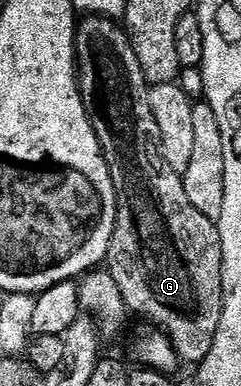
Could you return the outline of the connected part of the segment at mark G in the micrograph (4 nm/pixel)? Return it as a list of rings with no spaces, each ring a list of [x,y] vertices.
[[[85,16],[77,23],[77,73],[79,75],[79,93],[85,102],[87,116],[93,121],[93,132],[96,134],[101,152],[106,164],[109,165],[109,181],[112,182],[117,193],[117,219],[115,220],[115,232],[109,237],[109,253],[107,255],[107,271],[117,283],[122,300],[130,311],[133,310],[141,318],[146,318],[150,322],[150,327],[156,328],[165,337],[171,340],[175,348],[178,359],[182,363],[193,362],[200,364],[211,348],[215,344],[215,332],[219,332],[219,320],[223,316],[223,304],[225,303],[225,293],[223,292],[223,244],[217,231],[217,223],[212,222],[207,216],[199,212],[191,200],[187,200],[185,191],[185,180],[180,173],[177,174],[169,167],[170,159],[161,155],[161,146],[157,141],[162,141],[163,134],[159,124],[155,120],[155,112],[151,112],[149,103],[149,91],[151,89],[143,76],[143,68],[139,64],[139,56],[135,56],[133,43],[129,41],[129,35],[112,18],[102,18],[100,16]]]

